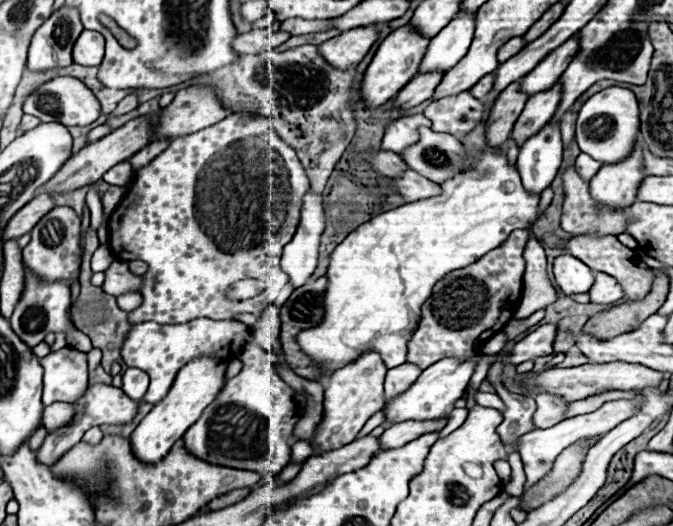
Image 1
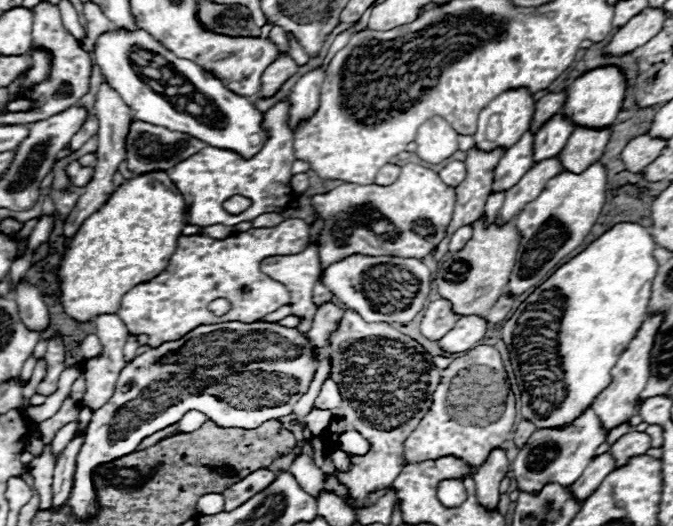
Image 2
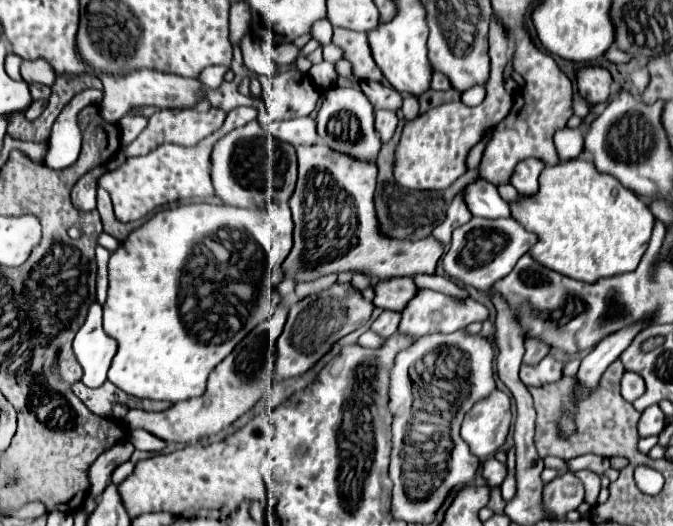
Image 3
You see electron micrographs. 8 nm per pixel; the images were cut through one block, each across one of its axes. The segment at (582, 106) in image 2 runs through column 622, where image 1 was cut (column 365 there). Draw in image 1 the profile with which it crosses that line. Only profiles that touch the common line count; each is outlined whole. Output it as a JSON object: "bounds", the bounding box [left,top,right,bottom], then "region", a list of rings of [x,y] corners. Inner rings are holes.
{"bounds":[362,24,430,108],"region":[[[406,24],[400,26],[398,30],[394,30],[376,50],[366,74],[364,74],[364,82],[362,82],[362,96],[366,100],[368,106],[376,108],[380,104],[384,104],[388,98],[396,96],[402,86],[406,86],[406,82],[410,82],[410,78],[414,78],[418,74],[418,66],[426,54],[426,46],[430,44],[430,38],[422,36],[414,26]]]}

